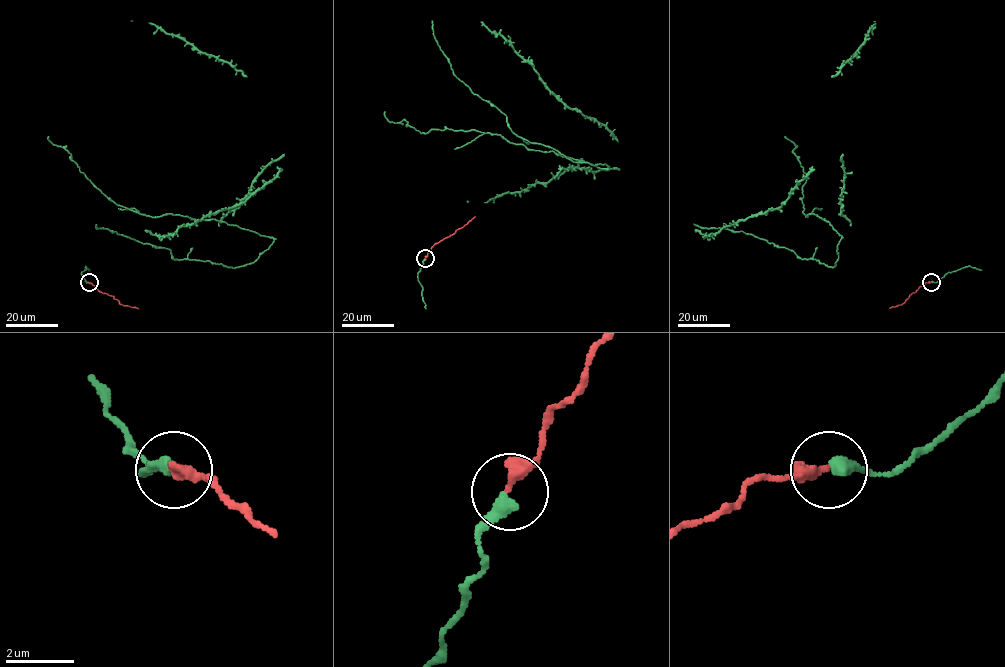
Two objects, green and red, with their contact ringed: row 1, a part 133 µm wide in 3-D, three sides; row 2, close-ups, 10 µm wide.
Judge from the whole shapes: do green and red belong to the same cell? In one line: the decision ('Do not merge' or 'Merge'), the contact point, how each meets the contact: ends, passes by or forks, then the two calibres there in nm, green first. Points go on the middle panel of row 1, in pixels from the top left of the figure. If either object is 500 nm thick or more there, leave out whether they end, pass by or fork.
Merge. Place: (425, 258). At the ring green ends. At the ring red ends. Thickness 420 nm (green) against 340 nm

